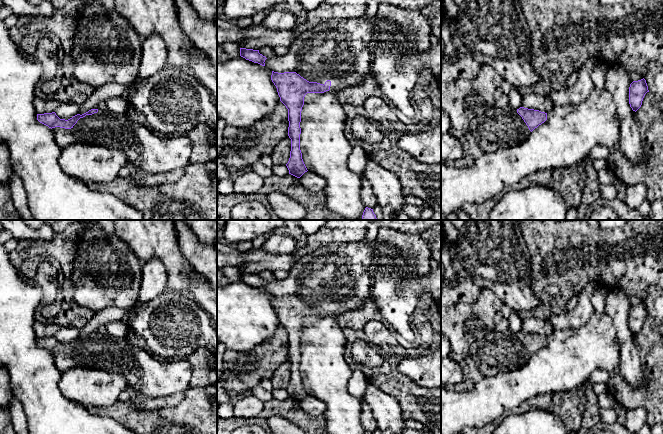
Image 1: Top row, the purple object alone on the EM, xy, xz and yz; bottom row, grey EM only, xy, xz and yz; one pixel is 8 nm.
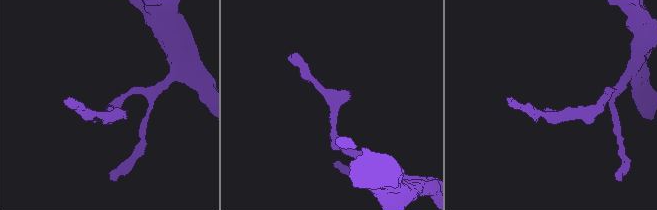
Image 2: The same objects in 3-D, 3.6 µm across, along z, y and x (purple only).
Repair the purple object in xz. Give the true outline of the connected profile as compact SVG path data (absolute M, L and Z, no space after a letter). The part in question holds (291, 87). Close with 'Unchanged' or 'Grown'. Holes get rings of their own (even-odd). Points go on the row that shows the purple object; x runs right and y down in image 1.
M377 15L358 19L332 19L301 33L288 48L287 54L266 58L259 50L240 48L240 56L246 60L266 66L272 71L271 80L277 88L280 101L288 109L288 136L291 139L290 158L286 164L289 174L300 178L307 168L300 150L300 122L304 97L307 93L324 93L341 90L359 84L371 74L372 54L369 44L375 34L389 34L392 39L402 37L409 40L403 27L389 20L379 20Z. Grown

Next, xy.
M91 109L68 120L60 119L55 112L37 114L37 120L53 130L55 141L61 149L70 144L84 143L122 150L128 162L148 174L166 173L186 168L190 164L193 141L189 136L167 137L158 135L151 131L147 125L131 121L126 114Z. Grown

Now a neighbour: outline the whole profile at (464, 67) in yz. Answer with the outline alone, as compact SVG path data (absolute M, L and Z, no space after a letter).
M445 17L441 21L441 38L446 54L441 61L441 82L451 83L458 78L475 79L481 64L456 50L449 31L449 19Z

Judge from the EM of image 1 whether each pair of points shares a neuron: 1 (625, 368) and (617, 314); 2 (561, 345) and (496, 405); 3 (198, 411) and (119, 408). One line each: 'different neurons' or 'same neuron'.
1: same neuron
2: same neuron
3: same neuron

